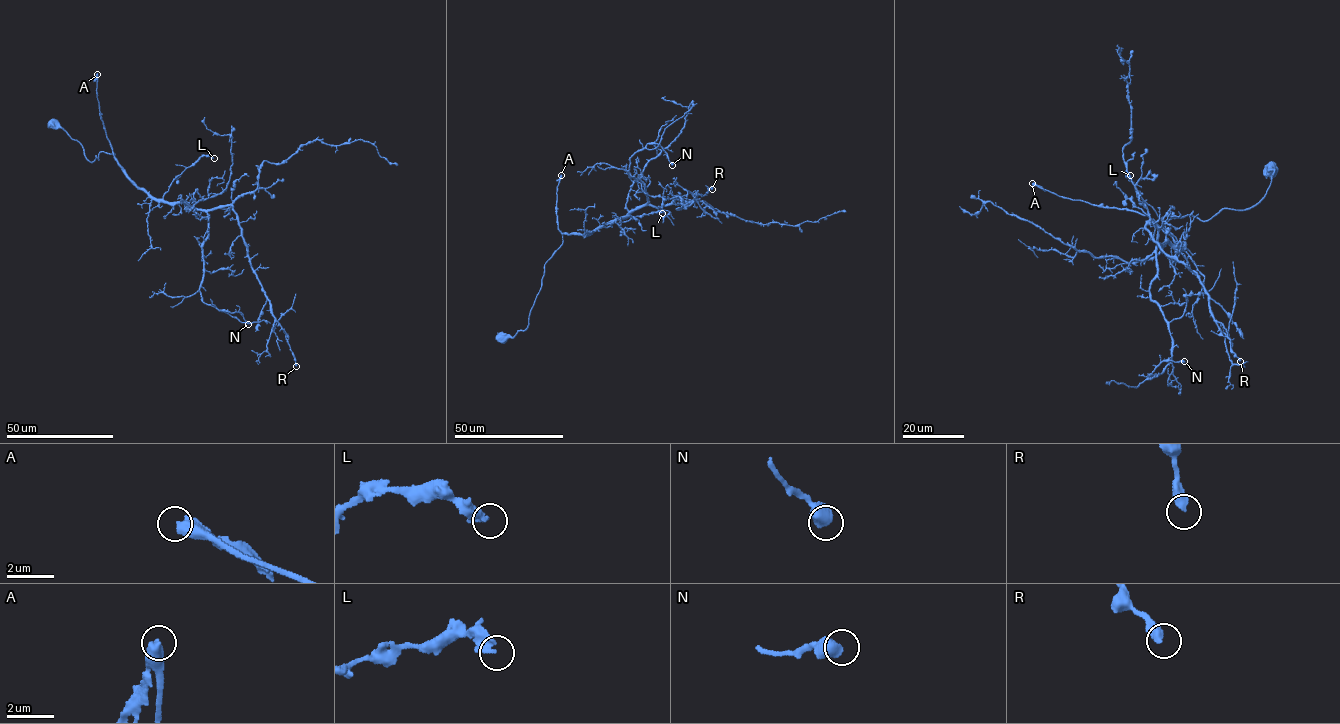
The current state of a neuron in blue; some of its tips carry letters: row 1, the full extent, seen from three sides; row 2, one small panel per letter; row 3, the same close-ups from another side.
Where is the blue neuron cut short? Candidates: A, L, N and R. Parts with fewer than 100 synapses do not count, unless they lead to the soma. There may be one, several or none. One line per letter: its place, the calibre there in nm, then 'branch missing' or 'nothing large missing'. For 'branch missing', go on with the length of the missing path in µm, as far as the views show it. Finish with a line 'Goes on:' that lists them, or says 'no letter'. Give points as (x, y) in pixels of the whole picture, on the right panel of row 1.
A: (1032, 183) | 550 nm | branch missing | 110 µm
L: (1130, 175) | 360 nm | nothing large missing
N: (1184, 361) | 700 nm | nothing large missing
R: (1240, 361) | 400 nm | nothing large missing
Goes on: A

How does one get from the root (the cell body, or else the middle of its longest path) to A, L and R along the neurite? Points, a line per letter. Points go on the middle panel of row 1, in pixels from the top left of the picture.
A: (502, 338), (527, 327), (544, 264), (563, 242), (556, 215), (561, 175)
L: (502, 338), (527, 327), (544, 264), (562, 244), (562, 233), (585, 235), (615, 222), (662, 213)
R: (502, 338), (527, 327), (562, 233), (585, 235), (676, 194), (684, 206), (712, 189)

